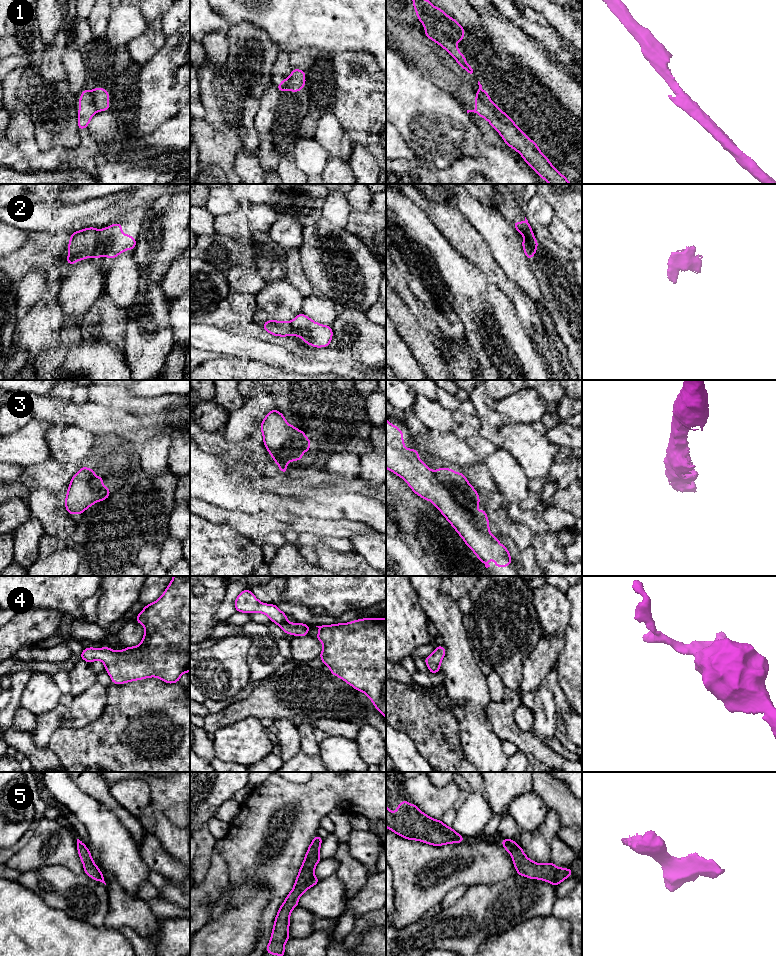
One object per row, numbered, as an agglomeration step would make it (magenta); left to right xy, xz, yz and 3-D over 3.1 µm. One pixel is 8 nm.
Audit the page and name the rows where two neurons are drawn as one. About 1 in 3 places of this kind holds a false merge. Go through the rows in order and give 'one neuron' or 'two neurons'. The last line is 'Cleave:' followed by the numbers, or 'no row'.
1: two neurons
2: two neurons
3: one neuron
4: one neuron
5: one neuron
Cleave: 1, 2

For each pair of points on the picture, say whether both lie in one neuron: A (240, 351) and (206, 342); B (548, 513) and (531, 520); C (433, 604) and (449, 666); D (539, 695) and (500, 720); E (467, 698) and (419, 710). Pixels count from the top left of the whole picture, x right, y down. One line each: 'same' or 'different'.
A: same
B: different
C: same
D: different
E: different

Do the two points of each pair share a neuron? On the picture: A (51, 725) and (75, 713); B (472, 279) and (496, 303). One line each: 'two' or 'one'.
A: one
B: one

